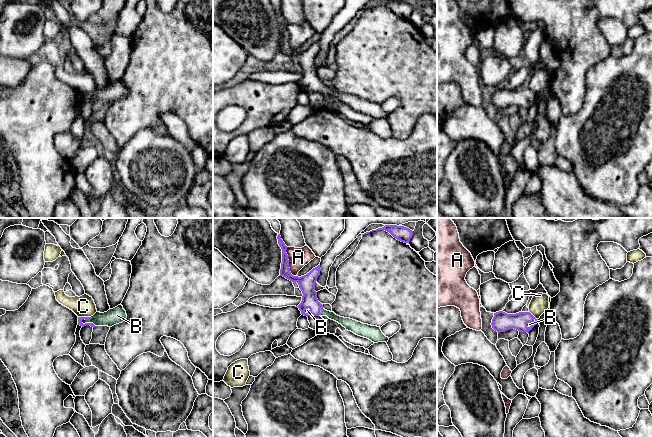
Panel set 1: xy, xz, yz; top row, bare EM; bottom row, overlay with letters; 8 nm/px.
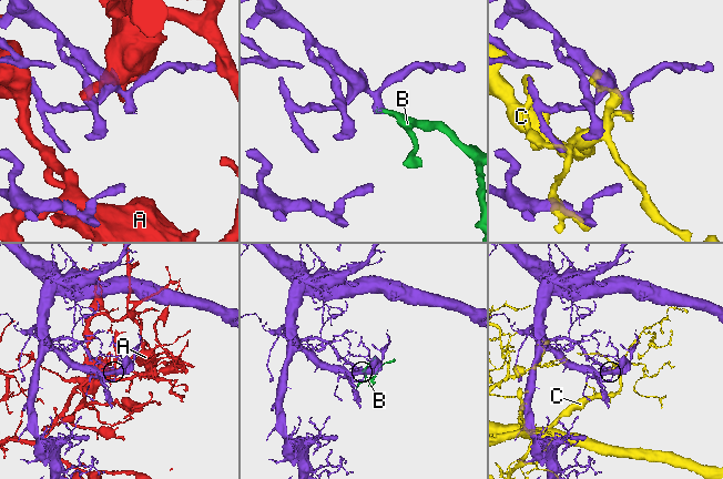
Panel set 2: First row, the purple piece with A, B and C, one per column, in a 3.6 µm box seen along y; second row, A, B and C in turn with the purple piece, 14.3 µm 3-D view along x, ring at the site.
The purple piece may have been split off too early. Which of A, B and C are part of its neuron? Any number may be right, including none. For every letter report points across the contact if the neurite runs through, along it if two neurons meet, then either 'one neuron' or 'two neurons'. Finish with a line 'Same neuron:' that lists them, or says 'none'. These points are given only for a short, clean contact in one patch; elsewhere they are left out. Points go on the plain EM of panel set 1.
A: two neurons
B: way xy (80, 95), (83, 99), (88, 99), (117, 91); one neuron
C: two neurons
Same neuron: B

